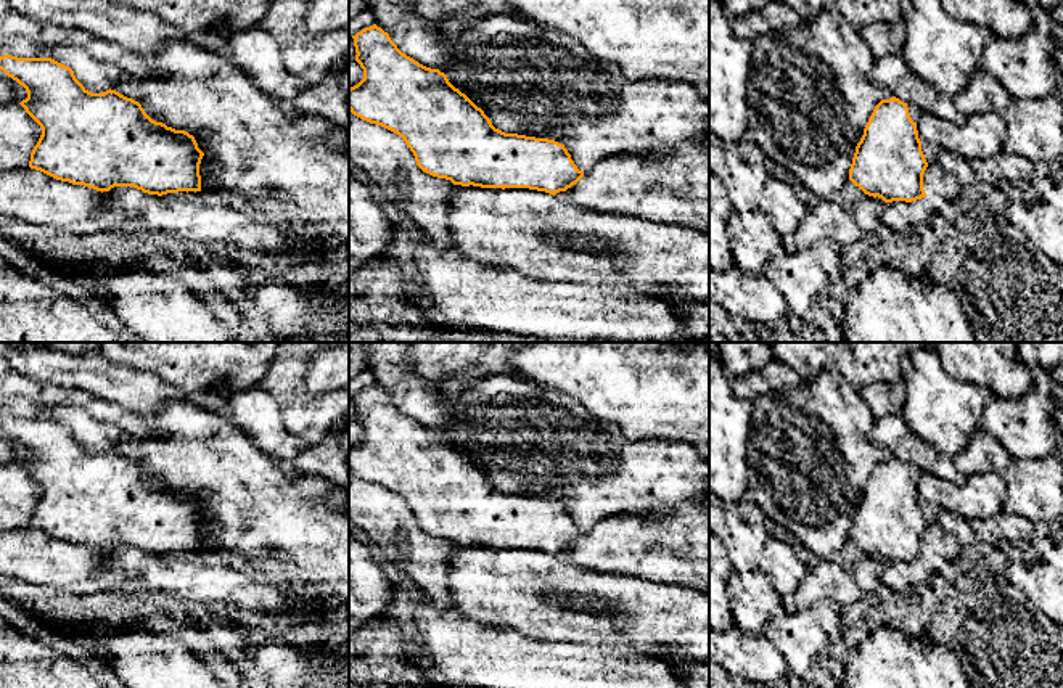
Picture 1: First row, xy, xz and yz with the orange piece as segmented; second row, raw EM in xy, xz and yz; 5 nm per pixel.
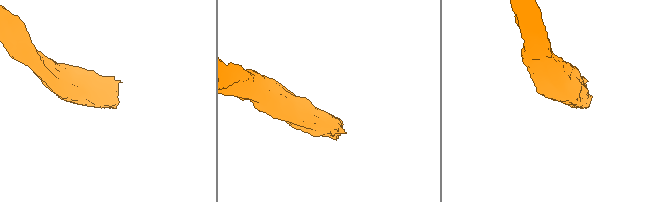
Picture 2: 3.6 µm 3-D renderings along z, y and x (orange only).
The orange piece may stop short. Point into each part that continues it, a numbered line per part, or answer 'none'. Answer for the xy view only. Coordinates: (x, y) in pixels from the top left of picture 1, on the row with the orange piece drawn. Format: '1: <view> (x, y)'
none

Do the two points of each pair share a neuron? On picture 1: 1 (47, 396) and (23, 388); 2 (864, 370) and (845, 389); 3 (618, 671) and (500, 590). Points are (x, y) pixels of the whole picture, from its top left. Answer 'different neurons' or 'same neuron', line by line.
1: same neuron
2: different neurons
3: different neurons

